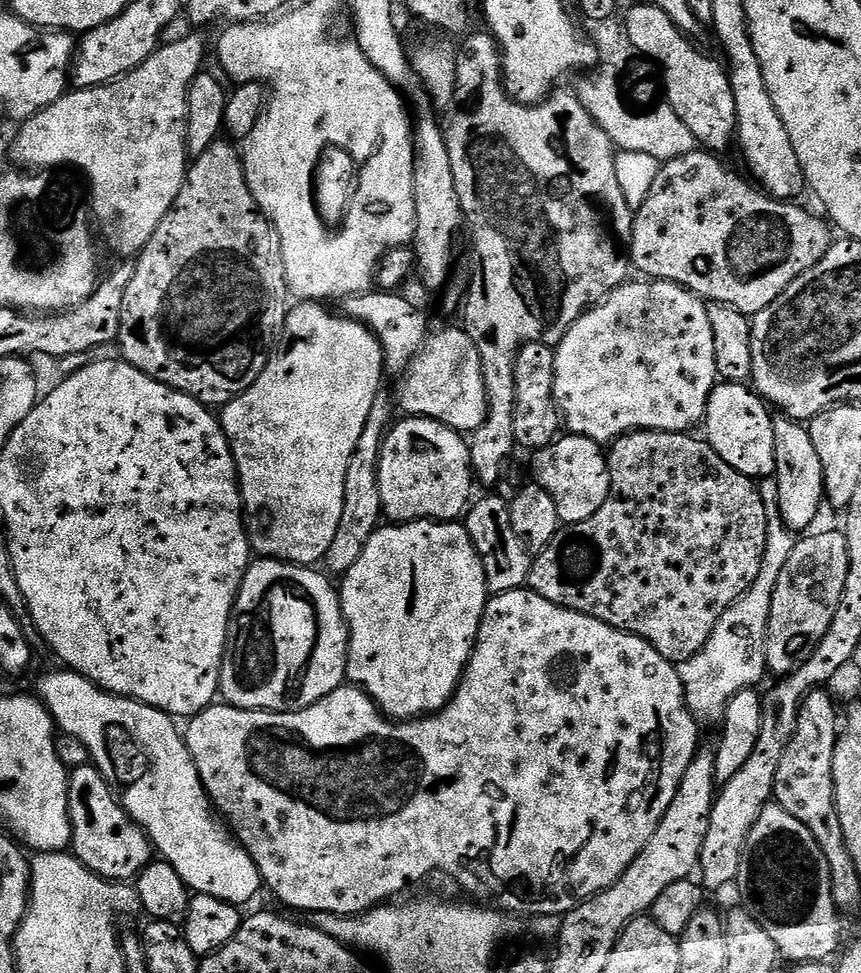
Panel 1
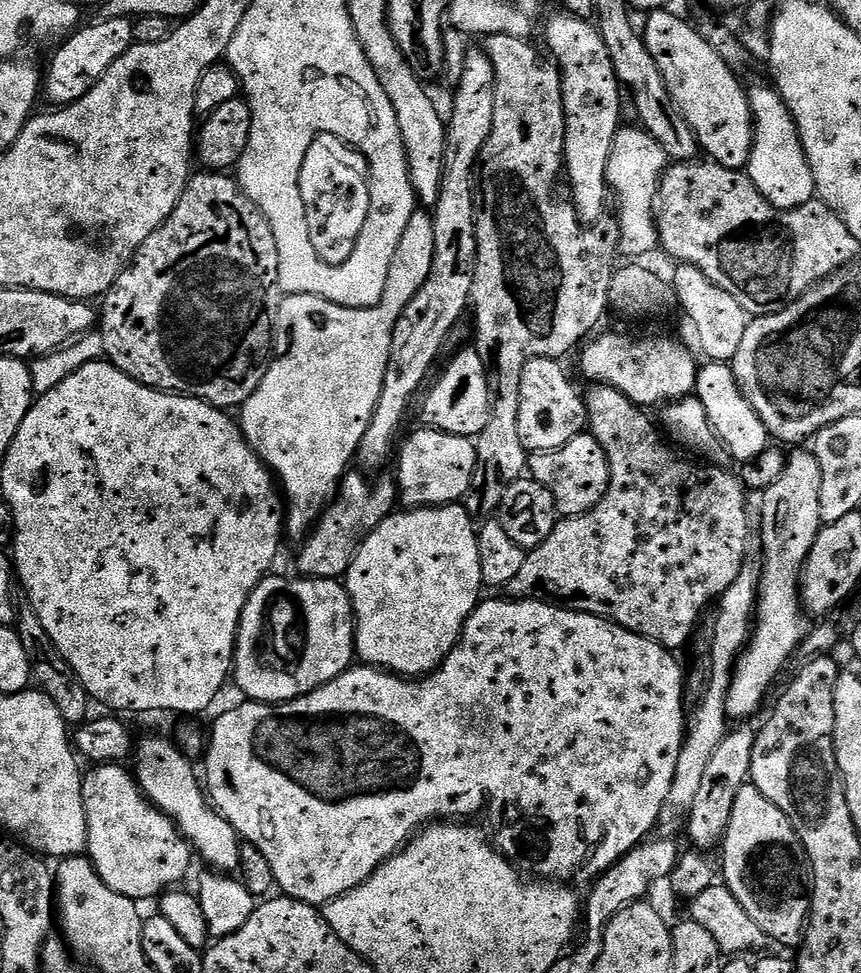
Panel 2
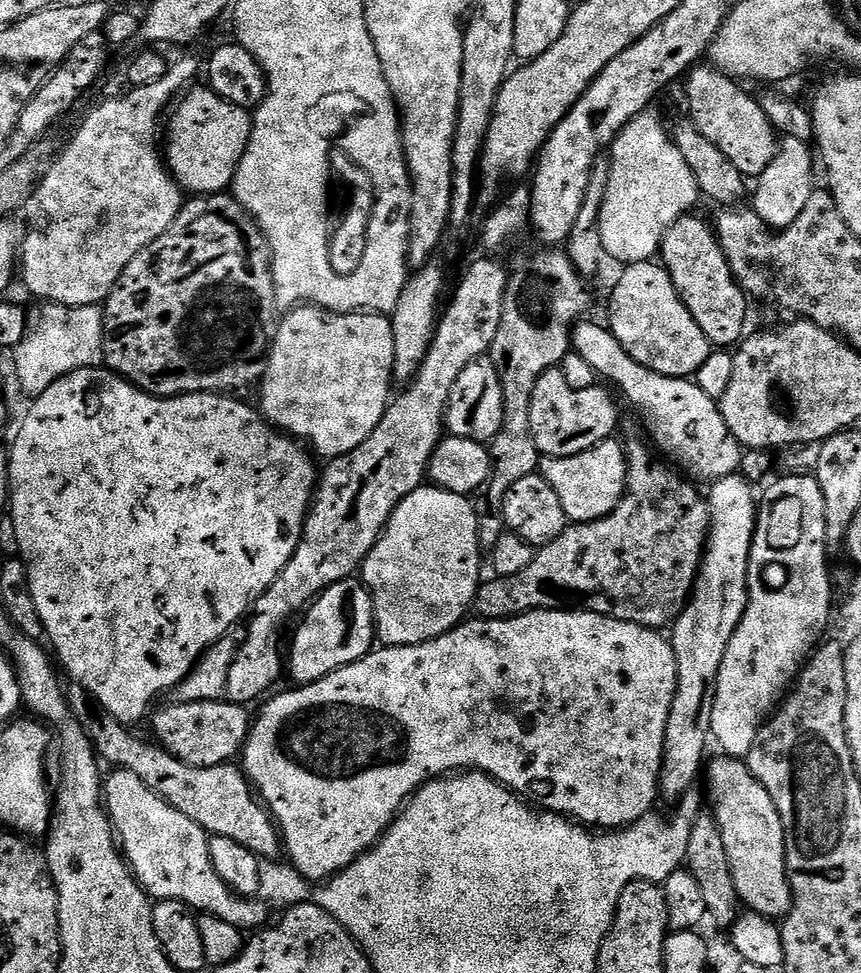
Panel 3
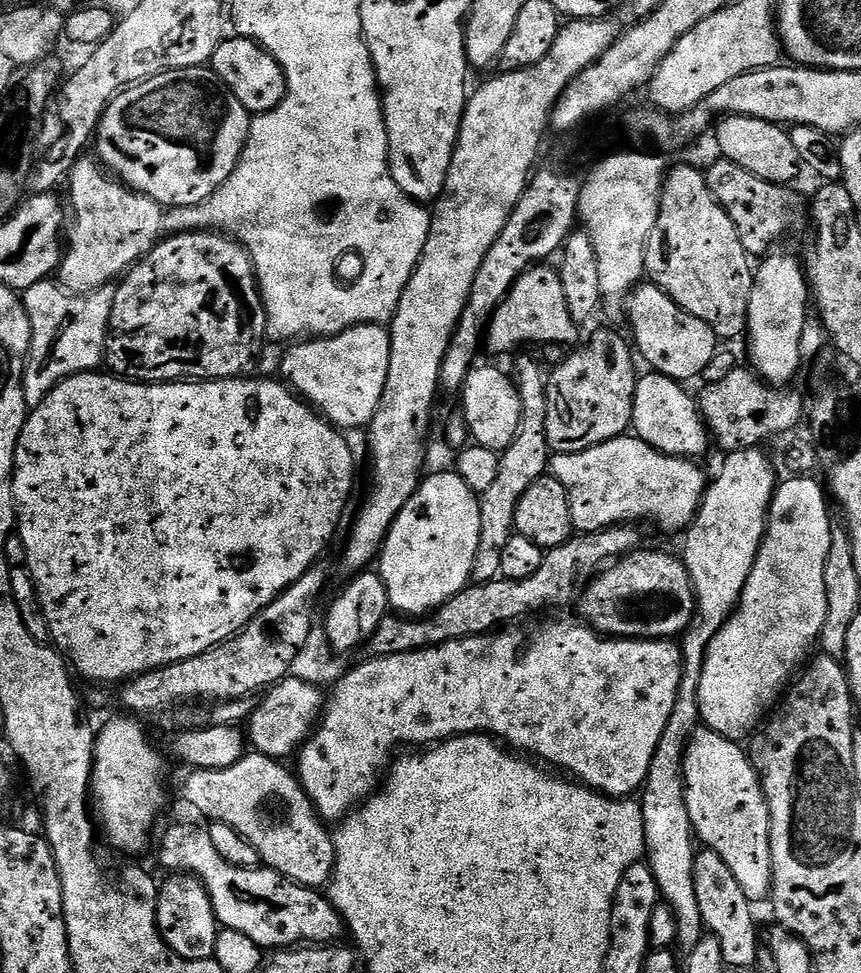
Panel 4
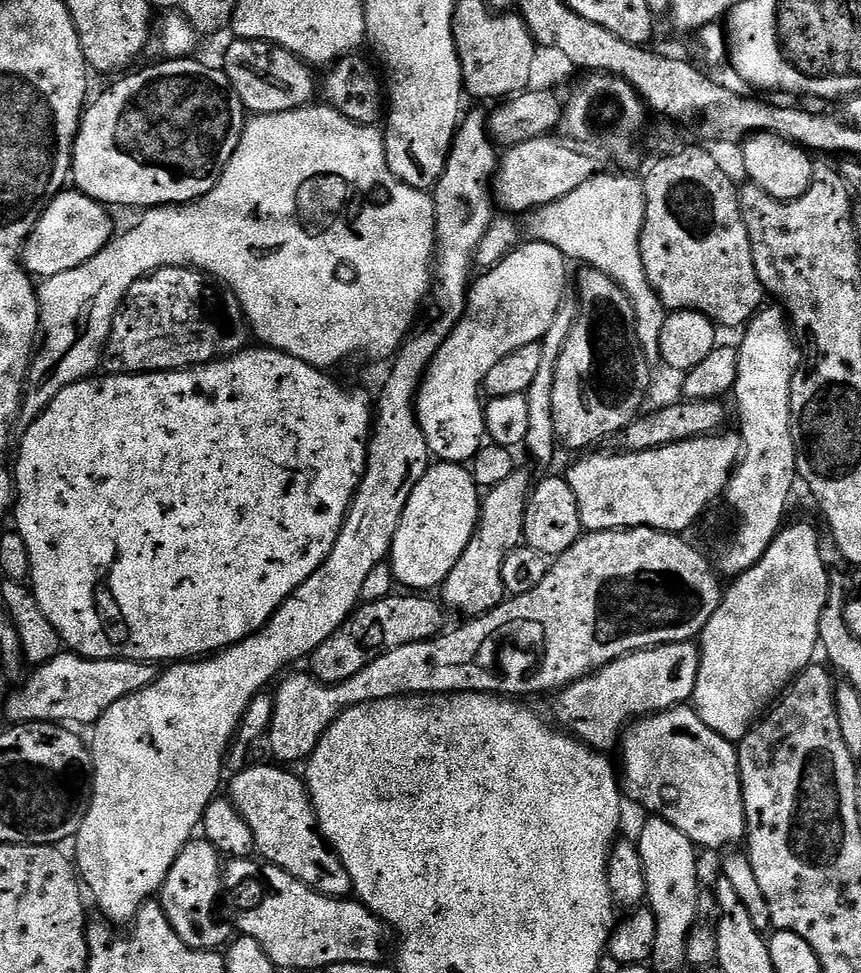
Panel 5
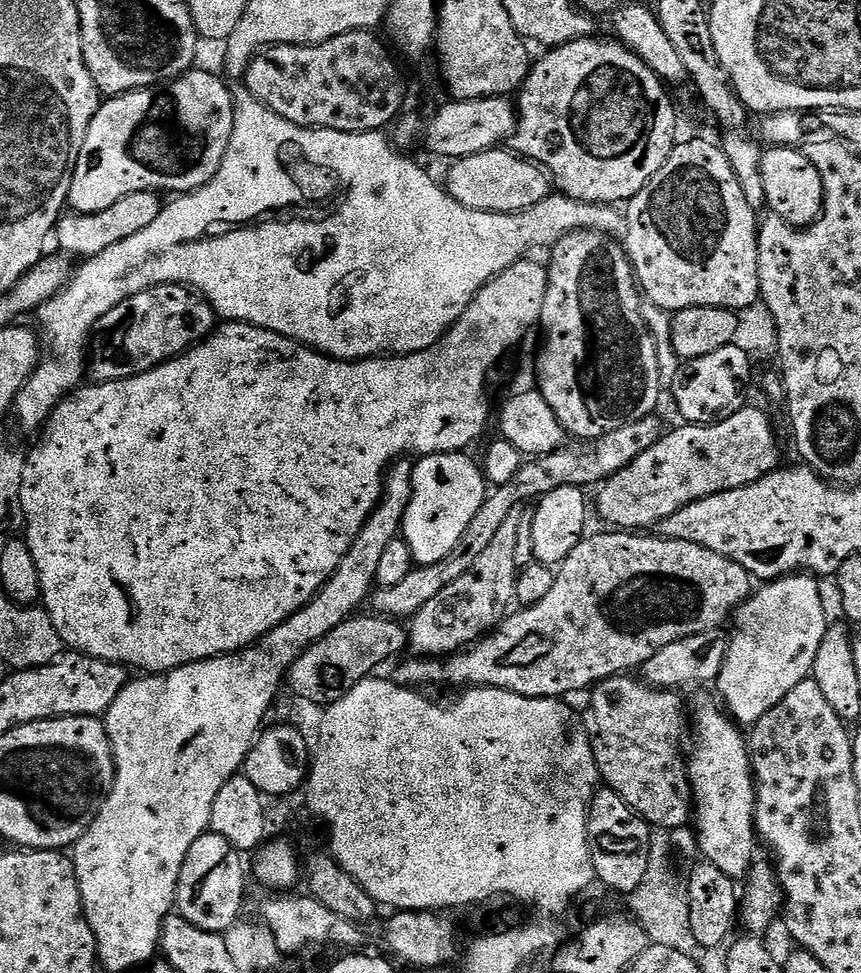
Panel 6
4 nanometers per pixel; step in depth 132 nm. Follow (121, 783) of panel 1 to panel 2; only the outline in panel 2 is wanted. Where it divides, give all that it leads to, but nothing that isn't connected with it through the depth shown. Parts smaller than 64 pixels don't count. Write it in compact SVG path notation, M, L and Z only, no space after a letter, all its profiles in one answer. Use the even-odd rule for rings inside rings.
M148 736L137 743L134 748L134 775L140 791L147 796L157 808L176 822L180 833L192 845L193 853L208 863L207 867L222 874L232 874L240 864L242 841L236 832L215 808L212 807L202 780L196 777L192 769L193 761L185 756L175 743L163 740L160 736Z

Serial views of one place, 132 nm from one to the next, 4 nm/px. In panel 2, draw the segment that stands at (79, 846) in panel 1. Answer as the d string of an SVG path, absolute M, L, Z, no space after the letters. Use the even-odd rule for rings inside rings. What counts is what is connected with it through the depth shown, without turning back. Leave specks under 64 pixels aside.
M109 762L91 770L82 786L88 827L86 855L102 880L118 894L137 902L183 885L180 883L192 868L194 853L175 820L141 793L135 775L119 763Z

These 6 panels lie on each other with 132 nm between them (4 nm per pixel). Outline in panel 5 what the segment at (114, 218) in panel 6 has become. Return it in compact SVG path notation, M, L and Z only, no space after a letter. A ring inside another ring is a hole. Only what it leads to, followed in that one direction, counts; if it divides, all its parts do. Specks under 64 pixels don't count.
M79 190L60 192L46 206L42 218L34 226L22 249L24 269L36 278L47 278L74 270L82 262L90 262L113 239L112 216L105 205Z

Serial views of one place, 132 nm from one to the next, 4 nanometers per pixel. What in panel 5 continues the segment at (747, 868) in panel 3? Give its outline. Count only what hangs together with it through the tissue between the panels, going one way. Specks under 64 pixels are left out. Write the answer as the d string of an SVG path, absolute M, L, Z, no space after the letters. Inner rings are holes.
M691 706L667 708L650 716L633 719L620 738L618 753L622 769L622 788L627 799L641 804L648 814L660 816L672 826L678 826L697 849L724 848L745 839L748 822L744 813L744 786L740 777L740 754L737 745L722 738Z

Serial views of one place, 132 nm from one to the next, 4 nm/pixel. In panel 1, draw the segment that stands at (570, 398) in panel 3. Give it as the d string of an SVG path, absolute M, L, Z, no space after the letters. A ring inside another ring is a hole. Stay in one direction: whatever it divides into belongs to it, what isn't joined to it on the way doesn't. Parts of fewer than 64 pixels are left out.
M526 344L516 353L514 362L514 438L519 447L545 448L557 439L562 428L552 398L554 351L547 344Z

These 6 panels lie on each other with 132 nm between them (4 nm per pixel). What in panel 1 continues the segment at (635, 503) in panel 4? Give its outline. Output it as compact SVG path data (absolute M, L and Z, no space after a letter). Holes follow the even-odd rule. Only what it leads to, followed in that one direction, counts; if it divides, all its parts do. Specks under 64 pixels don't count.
M564 434L555 443L535 449L531 456L531 479L538 486L542 486L542 490L546 490L550 498L554 498L554 507L558 510L561 525L586 522L586 518L598 514L602 502L608 500L610 490L608 458L605 449L596 441L585 436Z

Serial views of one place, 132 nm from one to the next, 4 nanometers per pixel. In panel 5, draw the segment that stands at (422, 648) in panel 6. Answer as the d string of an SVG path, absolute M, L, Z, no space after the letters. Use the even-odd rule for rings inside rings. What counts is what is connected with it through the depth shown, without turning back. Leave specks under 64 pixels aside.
M523 470L512 472L506 482L498 482L498 486L487 489L480 506L480 523L476 525L476 533L470 538L466 550L462 550L462 558L458 558L454 570L450 570L442 585L443 603L451 611L453 608L461 612L464 618L475 618L485 616L504 603L504 563L512 551L521 547L526 506L533 489L533 473Z

